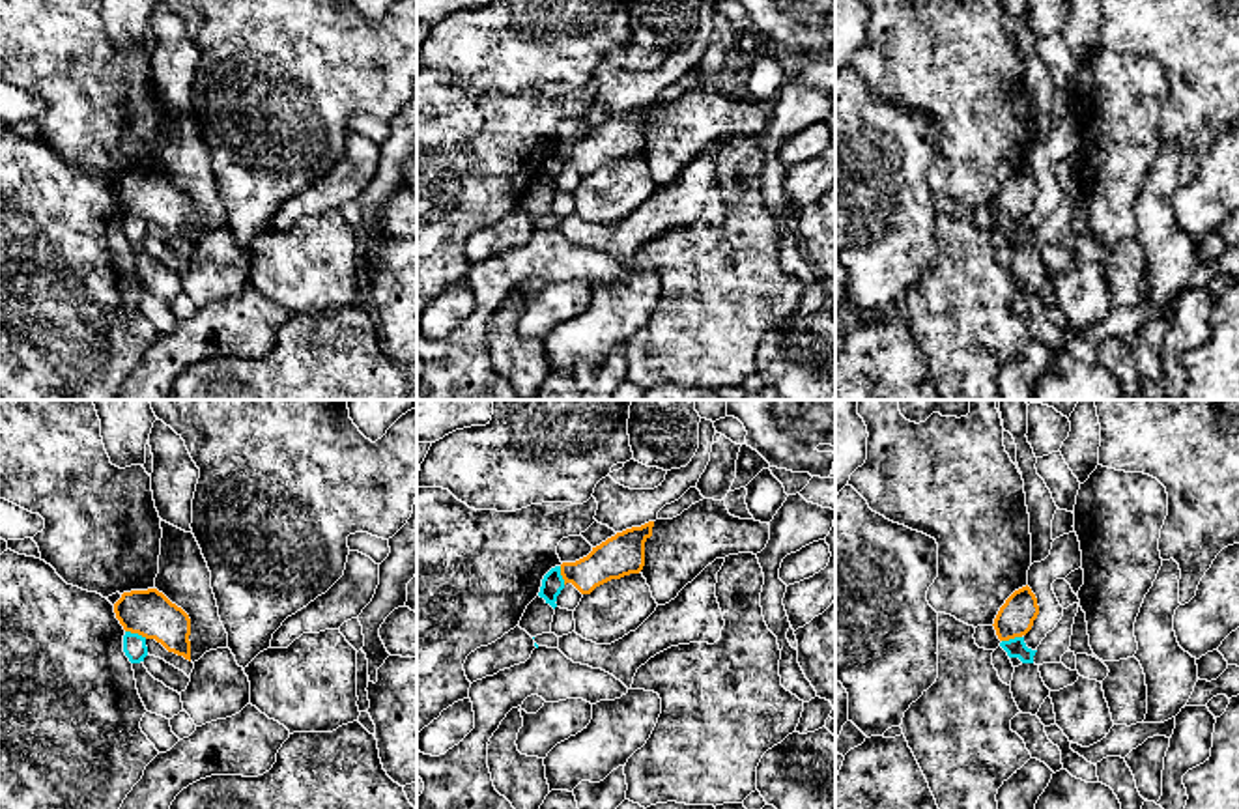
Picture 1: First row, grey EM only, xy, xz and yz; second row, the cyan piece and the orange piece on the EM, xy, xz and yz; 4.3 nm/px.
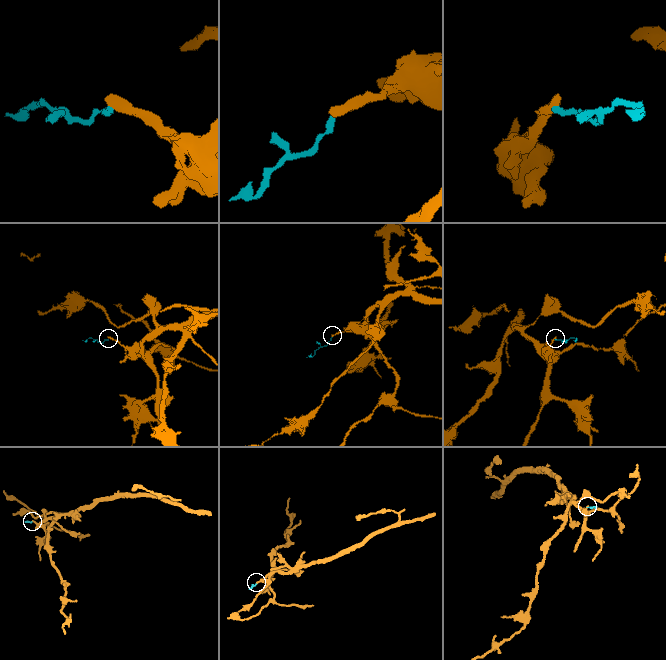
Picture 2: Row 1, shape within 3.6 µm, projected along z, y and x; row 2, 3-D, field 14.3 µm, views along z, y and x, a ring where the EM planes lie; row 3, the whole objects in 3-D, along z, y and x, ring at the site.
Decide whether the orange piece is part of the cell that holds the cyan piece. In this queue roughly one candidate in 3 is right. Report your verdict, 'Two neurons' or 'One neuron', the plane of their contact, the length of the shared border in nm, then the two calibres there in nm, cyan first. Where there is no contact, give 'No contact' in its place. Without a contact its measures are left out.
Two neurons. Touches cyan in xy. Shared border 100 nm. Thickness 100 nm (cyan) against 200 nm

